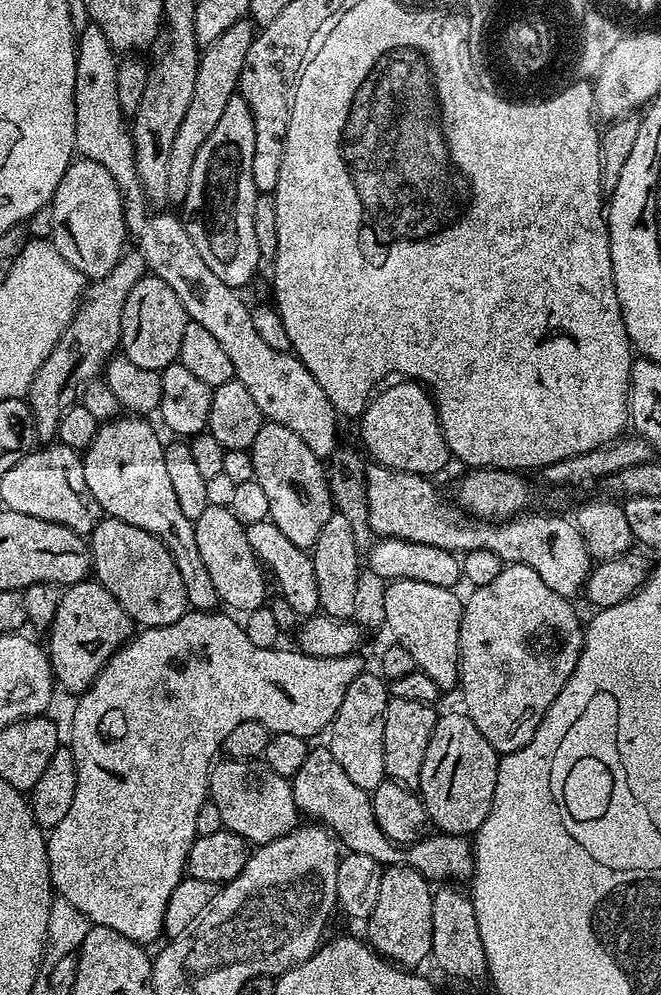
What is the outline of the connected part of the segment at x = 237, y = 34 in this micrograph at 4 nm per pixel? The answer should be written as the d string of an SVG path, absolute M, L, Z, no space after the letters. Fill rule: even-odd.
M241 18L230 26L214 42L203 45L198 62L198 74L194 78L194 94L190 98L190 107L186 110L182 122L178 125L178 134L174 134L174 142L170 145L166 165L167 203L176 206L183 205L186 194L190 190L190 174L194 170L194 158L198 158L198 150L202 150L202 142L210 138L226 107L226 102L237 95L242 62L246 62L246 50L250 50L254 35L254 25L251 19Z

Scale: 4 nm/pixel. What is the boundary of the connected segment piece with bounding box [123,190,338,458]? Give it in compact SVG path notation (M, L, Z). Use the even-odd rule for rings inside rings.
M139 190L125 191L123 197L124 226L127 235L136 239L134 248L144 259L145 269L151 275L162 278L162 282L178 294L178 302L182 302L191 323L206 326L206 330L214 334L214 339L222 345L222 350L226 350L234 365L235 380L250 390L250 398L254 398L265 421L294 430L294 434L298 434L298 438L302 438L316 456L331 457L338 448L338 413L330 398L326 398L326 390L318 386L314 374L306 370L296 355L270 350L270 346L262 342L254 330L249 305L240 301L241 293L237 289L228 288L226 282L216 277L214 270L198 258L198 250L194 250L194 242L190 242L190 234L179 215L176 217L164 212L161 216L148 216L149 201Z

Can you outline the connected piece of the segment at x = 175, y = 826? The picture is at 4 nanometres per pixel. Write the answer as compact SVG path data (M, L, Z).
M189 610L182 618L178 618L178 622L170 626L137 631L108 659L106 666L94 678L92 685L79 693L77 700L80 701L72 712L70 747L76 763L76 789L74 802L70 802L70 810L66 818L62 818L62 822L58 822L58 826L51 828L46 836L52 886L59 899L70 902L70 906L86 914L89 925L106 926L110 930L118 930L118 934L130 938L135 944L141 946L149 946L148 944L154 943L156 939L161 939L164 931L166 902L170 902L170 894L174 894L174 886L178 886L178 882L186 875L188 851L197 838L194 818L198 818L198 810L202 810L202 806L209 799L210 765L221 755L222 745L226 742L230 730L234 730L234 726L242 722L262 722L262 726L266 726L269 733L281 732L313 738L312 736L318 735L321 731L321 735L338 714L338 706L342 706L342 698L350 682L354 682L354 678L358 678L358 674L366 668L366 664L363 664L358 658L359 655L356 654L342 658L314 658L299 650L287 652L284 648L263 648L244 633L244 628L238 621L231 620L231 618L236 618L231 615L223 616L223 614L228 615L220 610L211 612Z

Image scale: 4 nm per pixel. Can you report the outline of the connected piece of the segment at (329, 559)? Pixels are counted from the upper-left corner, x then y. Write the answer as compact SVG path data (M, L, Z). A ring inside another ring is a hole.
M333 511L326 526L322 526L322 534L318 534L310 555L314 562L314 575L318 578L320 612L339 620L352 620L356 612L356 599L360 596L362 549L355 545L349 520L340 512Z

